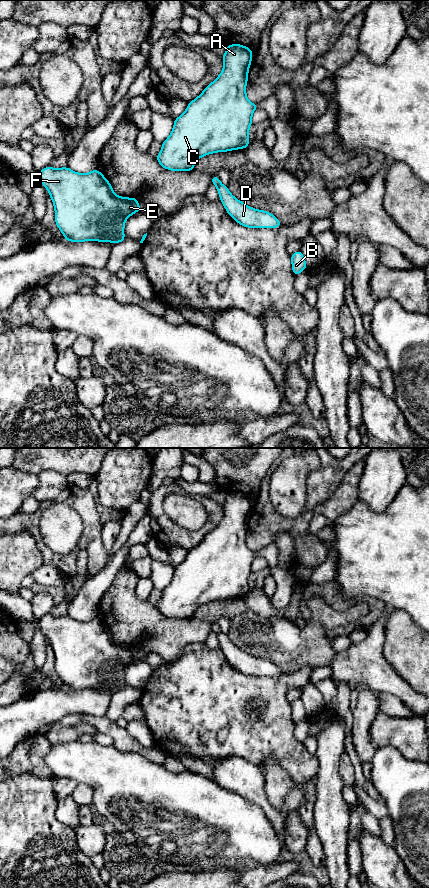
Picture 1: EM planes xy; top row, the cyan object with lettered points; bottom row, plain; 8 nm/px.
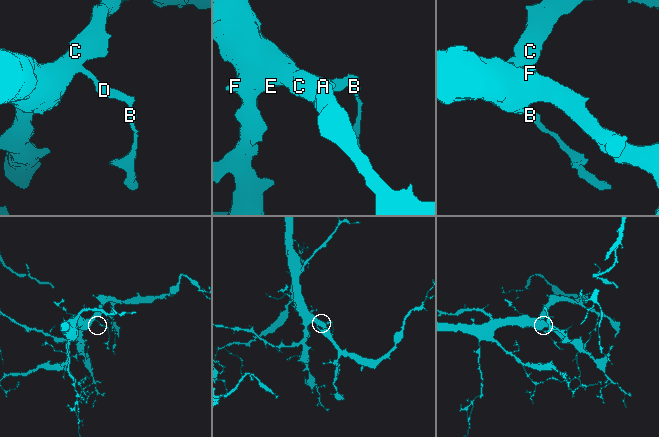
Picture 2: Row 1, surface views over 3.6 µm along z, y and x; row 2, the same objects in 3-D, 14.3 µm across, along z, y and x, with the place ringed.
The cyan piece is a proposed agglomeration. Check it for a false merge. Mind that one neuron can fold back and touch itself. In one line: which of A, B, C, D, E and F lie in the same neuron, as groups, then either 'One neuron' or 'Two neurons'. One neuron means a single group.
Groups: A B C D E F. One neuron

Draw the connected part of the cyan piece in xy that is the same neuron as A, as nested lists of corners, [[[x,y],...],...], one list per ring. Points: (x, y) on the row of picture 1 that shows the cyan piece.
[[[240,44],[227,46],[221,74],[204,91],[191,101],[185,112],[174,120],[169,137],[162,143],[156,160],[171,171],[191,171],[197,160],[205,155],[245,149],[249,143],[252,113],[258,108],[246,96],[248,70],[252,61],[251,48]]]

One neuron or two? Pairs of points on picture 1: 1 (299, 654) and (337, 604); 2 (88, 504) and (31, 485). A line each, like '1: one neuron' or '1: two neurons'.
1: two neurons
2: two neurons

